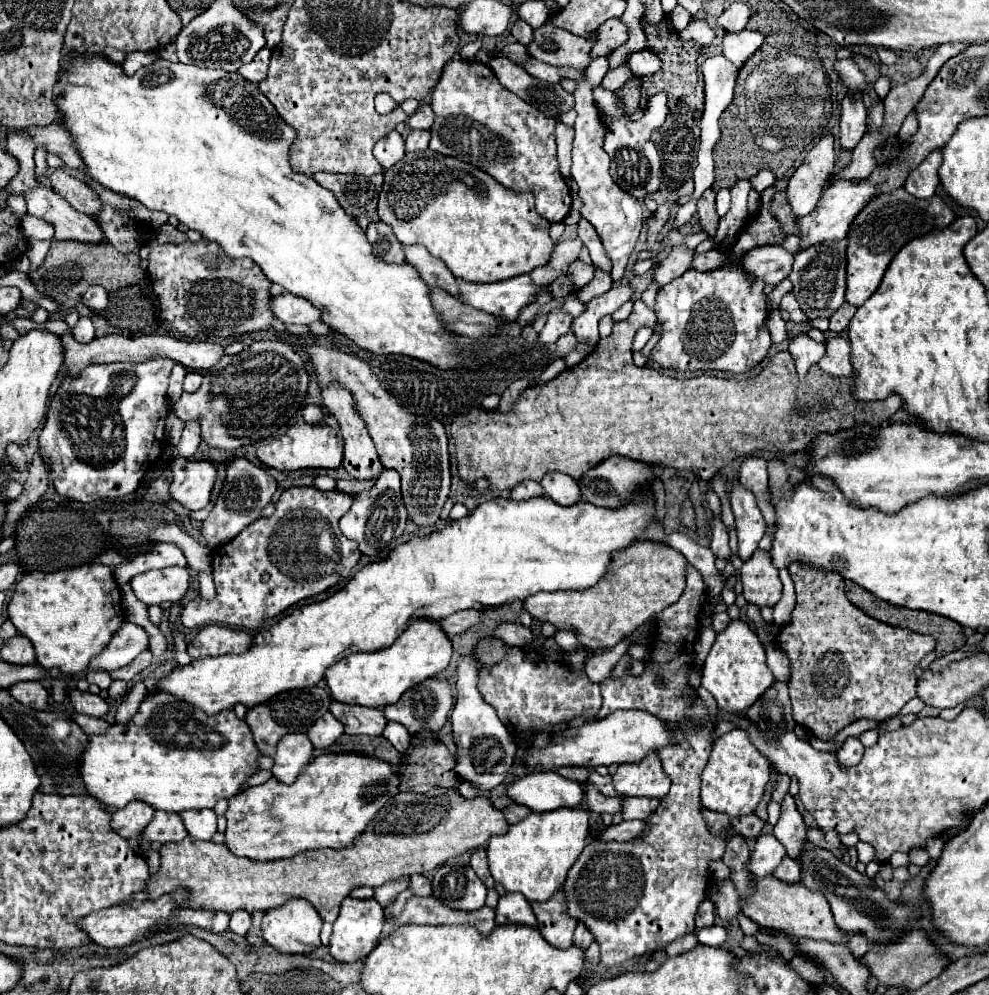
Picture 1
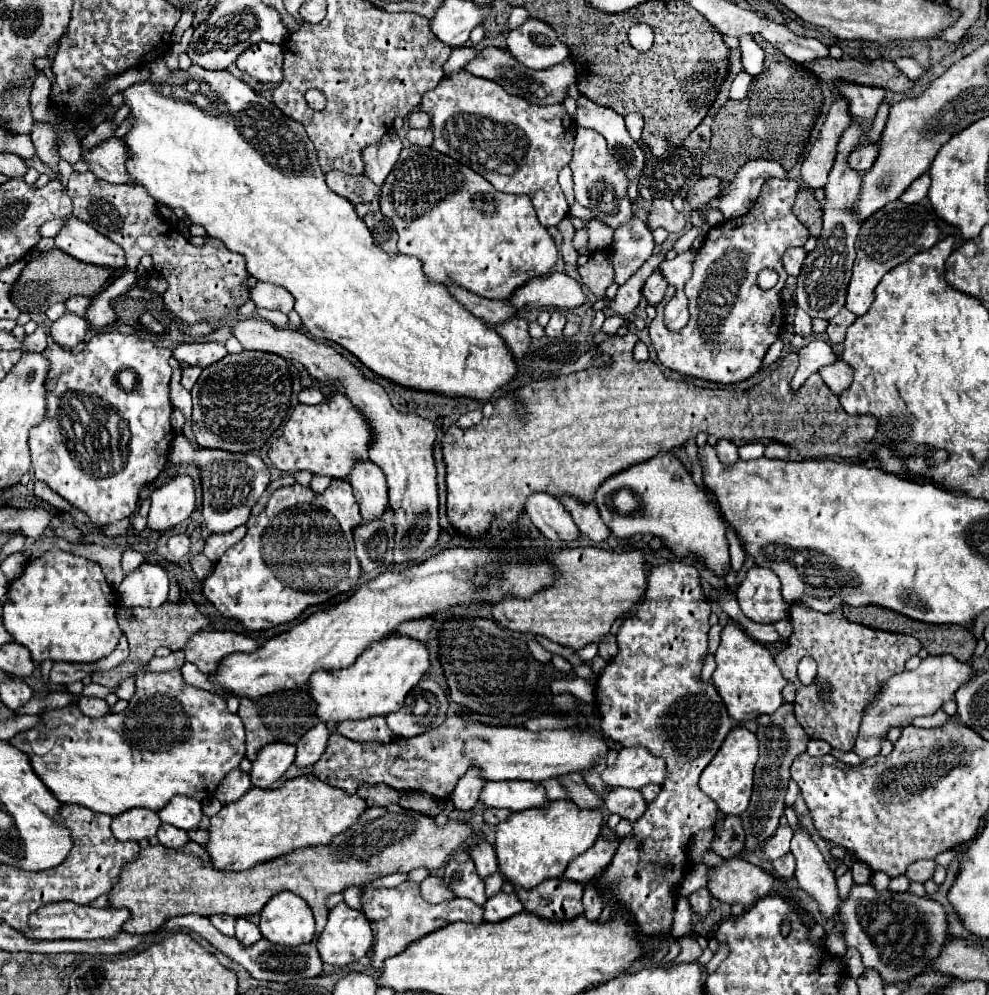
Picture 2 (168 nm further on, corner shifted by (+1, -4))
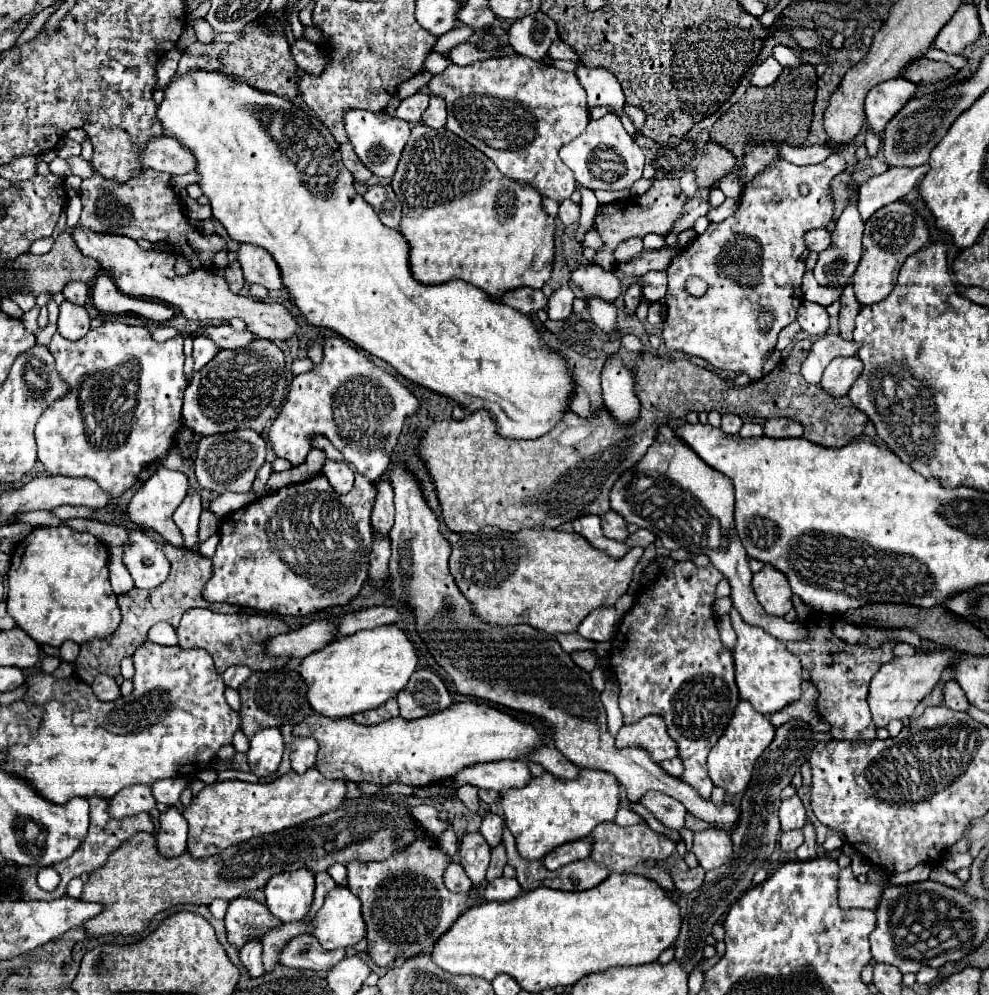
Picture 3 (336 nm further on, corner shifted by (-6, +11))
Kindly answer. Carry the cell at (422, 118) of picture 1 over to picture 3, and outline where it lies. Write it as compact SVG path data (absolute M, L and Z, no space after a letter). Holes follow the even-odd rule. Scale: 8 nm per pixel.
M417 92L415 96L401 100L401 104L395 110L395 116L401 120L407 120L407 122L419 122L423 112L427 110L427 106L429 106L429 96Z

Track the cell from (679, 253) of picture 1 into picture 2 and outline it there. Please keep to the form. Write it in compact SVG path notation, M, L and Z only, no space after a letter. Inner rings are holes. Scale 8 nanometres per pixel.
M654 271L654 273L646 279L646 283L644 283L644 287L642 287L642 295L644 295L644 299L648 301L648 305L658 305L658 303L664 299L666 287L668 287L668 283L664 281L664 277L658 275L658 271Z

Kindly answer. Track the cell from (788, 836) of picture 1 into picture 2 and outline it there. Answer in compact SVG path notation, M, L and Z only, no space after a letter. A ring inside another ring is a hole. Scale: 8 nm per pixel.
M798 829L794 833L792 853L796 857L796 879L800 887L818 901L824 919L834 919L840 913L842 903L838 897L836 875L824 861L806 829Z

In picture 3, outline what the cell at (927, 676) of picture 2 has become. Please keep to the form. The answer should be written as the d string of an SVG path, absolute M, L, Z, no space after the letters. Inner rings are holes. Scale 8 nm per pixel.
M943 646L933 652L917 652L913 656L893 658L891 662L883 664L869 684L869 698L867 698L875 726L885 728L891 720L909 718L915 706L933 692L941 674L951 666L953 658L955 658L955 650L949 646Z

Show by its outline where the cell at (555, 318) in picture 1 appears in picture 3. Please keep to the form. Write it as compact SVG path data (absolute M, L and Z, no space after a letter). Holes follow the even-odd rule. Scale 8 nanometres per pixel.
M563 286L559 290L553 292L553 296L549 298L549 318L551 320L565 320L571 314L571 306L573 306L573 290L569 286Z

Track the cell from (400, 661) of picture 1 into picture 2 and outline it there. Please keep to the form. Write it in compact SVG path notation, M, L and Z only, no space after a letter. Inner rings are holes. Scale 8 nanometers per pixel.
M388 635L386 639L372 643L350 667L344 667L342 671L316 671L308 681L308 691L316 701L318 719L334 727L346 719L368 719L398 711L408 691L422 679L428 667L428 649L420 641Z

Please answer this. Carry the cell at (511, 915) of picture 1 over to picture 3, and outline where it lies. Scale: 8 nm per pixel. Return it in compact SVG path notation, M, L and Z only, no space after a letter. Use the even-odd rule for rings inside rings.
M497 878L485 886L485 898L489 902L509 902L521 894L521 886L515 878Z

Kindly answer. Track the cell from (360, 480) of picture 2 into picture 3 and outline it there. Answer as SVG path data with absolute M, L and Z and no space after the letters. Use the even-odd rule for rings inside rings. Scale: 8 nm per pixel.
M375 482L377 488L377 496L375 496L375 504L373 504L373 512L371 512L371 524L375 532L389 532L393 526L393 516L395 516L395 508L393 508L393 488L391 482Z

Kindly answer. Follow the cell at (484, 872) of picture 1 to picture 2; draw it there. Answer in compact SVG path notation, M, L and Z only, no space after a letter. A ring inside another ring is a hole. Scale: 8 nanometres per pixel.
M484 839L478 841L478 843L474 845L474 849L472 849L470 855L472 855L472 859L474 859L474 863L476 863L476 871L478 871L478 875L480 875L482 879L498 871L496 853L494 853L494 847L492 847L488 841L484 841Z

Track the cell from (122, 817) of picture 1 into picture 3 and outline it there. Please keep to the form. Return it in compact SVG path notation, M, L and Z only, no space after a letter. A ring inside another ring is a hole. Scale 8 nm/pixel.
M133 786L133 788L125 788L125 792L119 792L117 796L113 796L113 800L109 800L109 806L111 806L109 808L111 816L117 820L123 820L127 816L155 810L157 802L151 794L151 788Z

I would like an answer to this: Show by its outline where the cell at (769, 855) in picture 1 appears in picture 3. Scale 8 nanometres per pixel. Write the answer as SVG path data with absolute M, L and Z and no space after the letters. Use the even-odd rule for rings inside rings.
M791 796L781 802L779 808L779 818L781 818L781 830L801 830L805 824L805 808L799 800L799 796Z

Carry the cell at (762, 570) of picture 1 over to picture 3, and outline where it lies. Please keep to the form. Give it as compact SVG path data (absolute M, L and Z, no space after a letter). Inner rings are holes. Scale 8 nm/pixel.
M765 564L757 574L753 574L753 590L763 610L771 616L785 616L793 608L789 580L773 564Z

